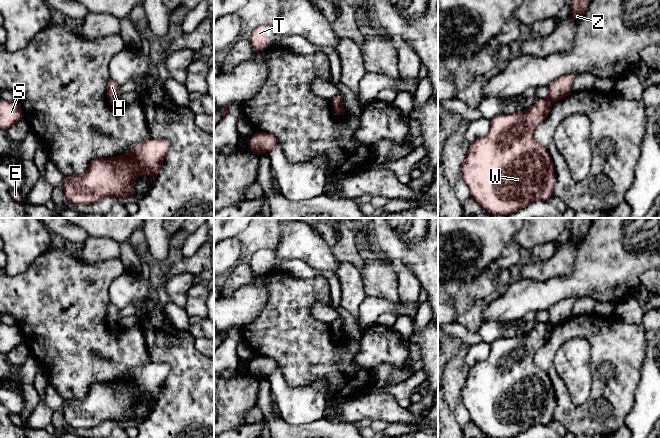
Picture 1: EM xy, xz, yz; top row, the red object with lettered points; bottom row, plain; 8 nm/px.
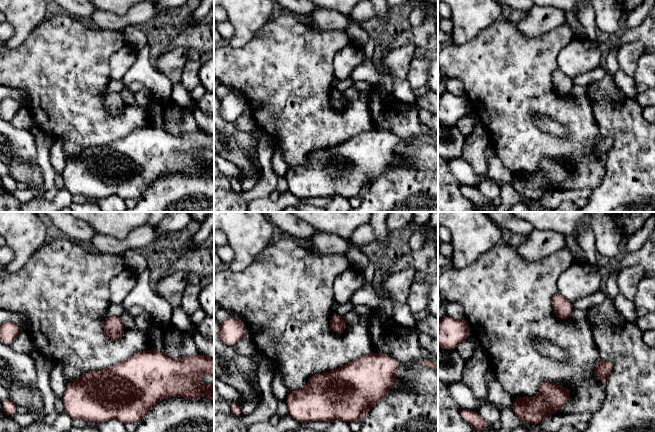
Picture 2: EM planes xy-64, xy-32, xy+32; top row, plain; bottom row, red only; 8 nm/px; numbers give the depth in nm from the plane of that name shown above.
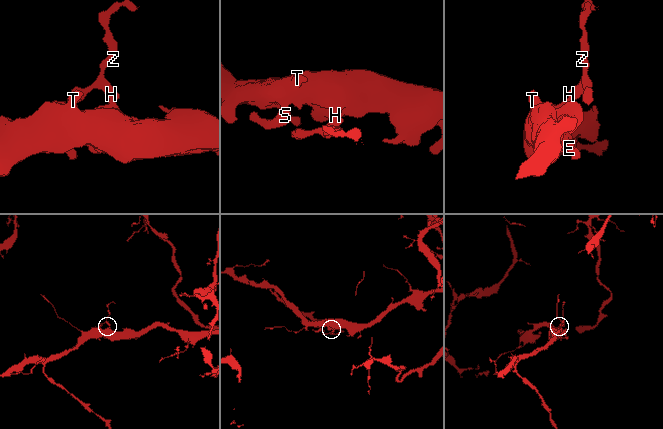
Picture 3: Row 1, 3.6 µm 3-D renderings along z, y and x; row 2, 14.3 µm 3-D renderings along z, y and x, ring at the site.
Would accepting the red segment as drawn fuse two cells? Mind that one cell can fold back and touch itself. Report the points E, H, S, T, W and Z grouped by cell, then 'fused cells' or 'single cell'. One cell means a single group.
groups E S T W / H Z; fused cells

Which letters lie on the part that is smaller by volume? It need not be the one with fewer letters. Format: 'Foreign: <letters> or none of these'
Foreign: H, Z

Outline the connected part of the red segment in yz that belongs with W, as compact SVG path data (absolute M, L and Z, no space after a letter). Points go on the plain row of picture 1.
M549 321L541 322L526 335L499 338L490 344L489 355L470 367L461 389L461 402L470 420L488 437L513 438L532 426L546 426L553 420L556 408L554 388L547 373L534 363L534 355L545 344L551 328Z

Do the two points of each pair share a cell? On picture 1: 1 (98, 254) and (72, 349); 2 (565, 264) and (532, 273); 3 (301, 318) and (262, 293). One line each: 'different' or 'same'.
1: different
2: same
3: different

